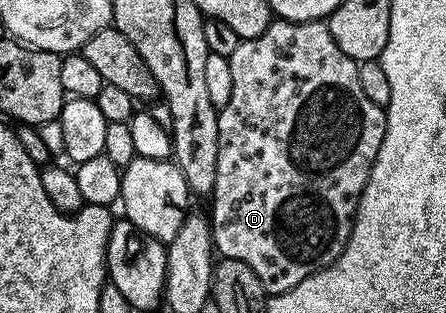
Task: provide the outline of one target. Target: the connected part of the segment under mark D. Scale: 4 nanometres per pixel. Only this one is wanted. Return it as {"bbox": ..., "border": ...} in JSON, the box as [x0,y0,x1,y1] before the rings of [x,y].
{"bbox":[208,18,386,294],"border":[[[281,18],[275,19],[266,27],[264,34],[260,34],[251,40],[242,40],[239,42],[236,46],[236,50],[228,57],[228,59],[230,61],[230,69],[232,70],[232,98],[228,98],[228,106],[218,109],[216,182],[214,183],[214,191],[212,193],[214,205],[211,206],[210,212],[208,211],[212,244],[219,257],[227,260],[239,260],[240,262],[244,262],[244,266],[252,266],[256,278],[260,278],[260,282],[266,287],[267,293],[277,294],[279,292],[289,292],[292,286],[304,282],[304,278],[308,278],[313,272],[319,272],[320,269],[327,268],[330,264],[334,264],[336,258],[340,258],[340,254],[346,249],[346,243],[348,242],[350,231],[354,225],[354,215],[358,209],[358,199],[362,197],[362,191],[368,182],[368,174],[376,162],[376,154],[380,154],[380,142],[384,142],[384,134],[386,133],[386,113],[383,108],[376,106],[376,102],[370,101],[368,97],[364,95],[364,90],[360,90],[360,82],[358,81],[359,61],[348,58],[348,54],[344,54],[344,50],[340,50],[340,46],[336,46],[336,38],[332,38],[329,27],[321,20],[300,20],[295,22],[293,20],[283,20]]]}

